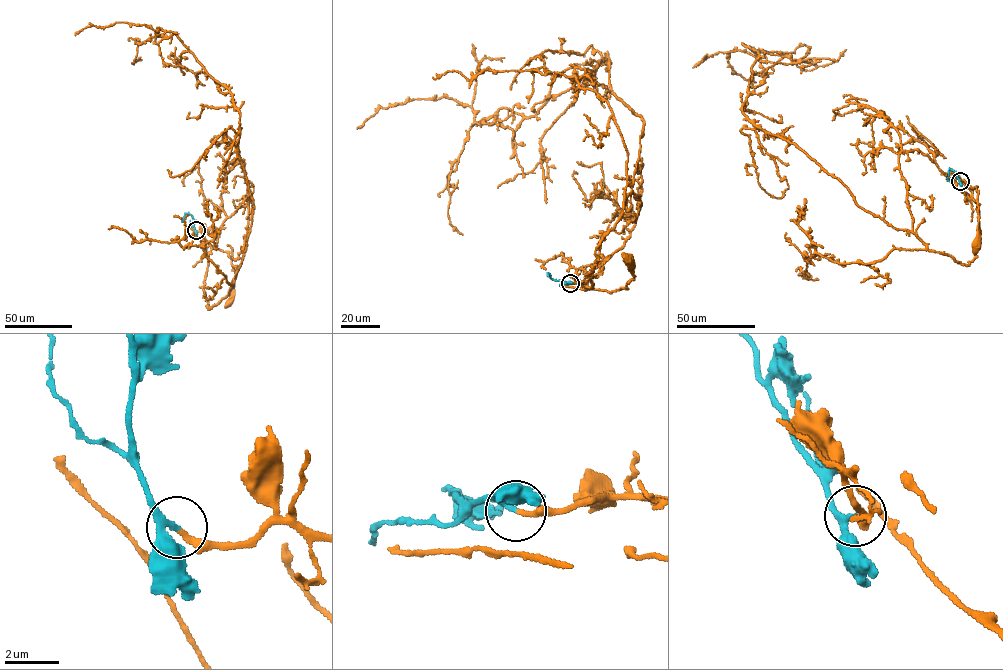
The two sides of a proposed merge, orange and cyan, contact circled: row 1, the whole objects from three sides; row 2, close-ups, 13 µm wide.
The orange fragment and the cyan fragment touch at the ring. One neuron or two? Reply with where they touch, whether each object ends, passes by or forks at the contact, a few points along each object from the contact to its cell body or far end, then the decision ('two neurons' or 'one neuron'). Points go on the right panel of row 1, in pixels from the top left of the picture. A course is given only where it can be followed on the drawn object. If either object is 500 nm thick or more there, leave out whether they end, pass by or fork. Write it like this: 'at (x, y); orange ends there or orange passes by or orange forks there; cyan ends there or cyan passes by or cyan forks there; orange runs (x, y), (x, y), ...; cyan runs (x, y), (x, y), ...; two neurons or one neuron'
at (960, 181); orange ends there; cyan passes by; orange runs (960, 181), (916, 149), (899, 154), (912, 231), (929, 250), (968, 264), (980, 234), (976, 186), (976, 245); cyan runs (960, 181), (951, 169), (947, 179), (951, 181); one neuron

